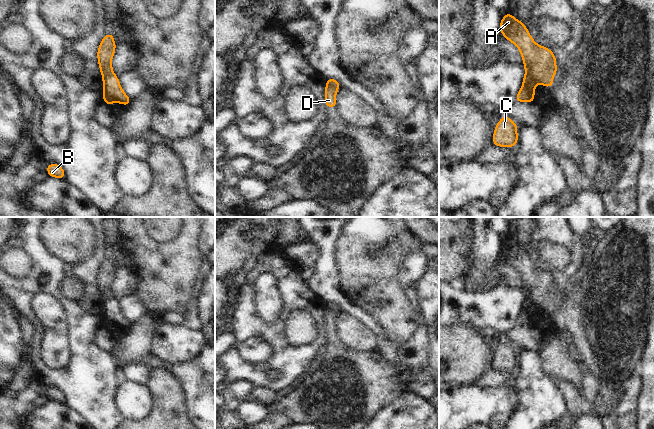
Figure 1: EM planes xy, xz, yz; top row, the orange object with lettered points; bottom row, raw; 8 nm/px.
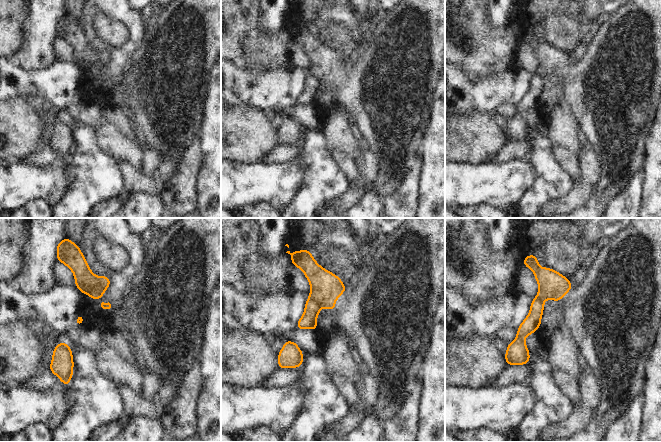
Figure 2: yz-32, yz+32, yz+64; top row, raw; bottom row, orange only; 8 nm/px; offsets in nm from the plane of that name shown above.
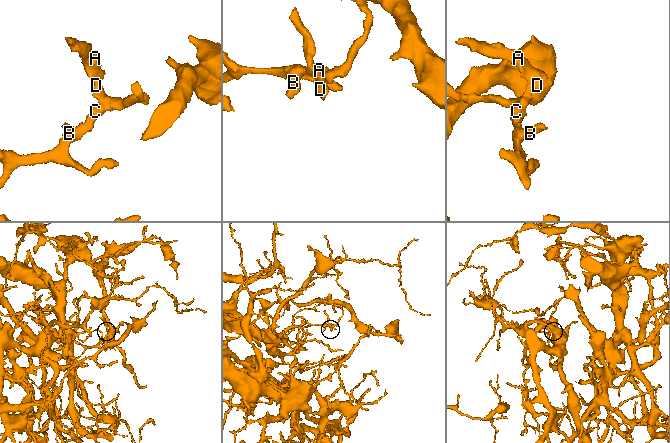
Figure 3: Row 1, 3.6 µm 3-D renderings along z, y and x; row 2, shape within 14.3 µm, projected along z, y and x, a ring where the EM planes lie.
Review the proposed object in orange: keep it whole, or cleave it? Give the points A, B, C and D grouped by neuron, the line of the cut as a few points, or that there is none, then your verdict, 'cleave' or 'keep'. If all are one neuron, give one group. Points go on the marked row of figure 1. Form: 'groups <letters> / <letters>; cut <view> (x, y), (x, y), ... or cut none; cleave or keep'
groups A D / B C; cut yz (527, 72), (537, 81); cleave

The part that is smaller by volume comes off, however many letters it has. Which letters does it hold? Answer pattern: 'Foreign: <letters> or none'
Foreign: A, D

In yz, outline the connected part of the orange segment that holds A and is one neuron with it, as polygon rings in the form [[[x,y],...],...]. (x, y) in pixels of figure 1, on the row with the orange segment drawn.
[[[510,12],[502,18],[499,31],[519,48],[526,72],[534,80],[550,88],[553,85],[553,75],[559,71],[553,52],[536,44],[524,23],[518,21]]]

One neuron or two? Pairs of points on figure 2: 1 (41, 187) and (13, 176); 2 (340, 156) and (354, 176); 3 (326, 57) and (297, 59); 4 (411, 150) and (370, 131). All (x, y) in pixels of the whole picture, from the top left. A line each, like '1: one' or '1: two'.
1: one
2: one
3: two
4: one

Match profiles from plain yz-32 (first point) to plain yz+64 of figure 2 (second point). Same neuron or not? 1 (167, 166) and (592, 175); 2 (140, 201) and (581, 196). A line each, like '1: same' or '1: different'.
1: different
2: different

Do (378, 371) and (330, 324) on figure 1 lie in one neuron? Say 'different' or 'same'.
same

